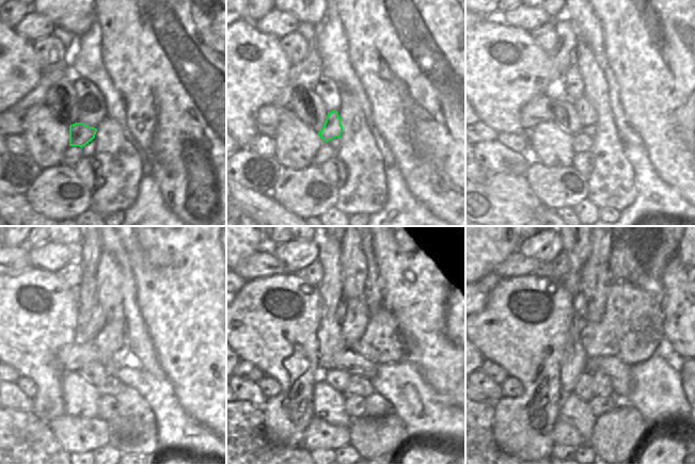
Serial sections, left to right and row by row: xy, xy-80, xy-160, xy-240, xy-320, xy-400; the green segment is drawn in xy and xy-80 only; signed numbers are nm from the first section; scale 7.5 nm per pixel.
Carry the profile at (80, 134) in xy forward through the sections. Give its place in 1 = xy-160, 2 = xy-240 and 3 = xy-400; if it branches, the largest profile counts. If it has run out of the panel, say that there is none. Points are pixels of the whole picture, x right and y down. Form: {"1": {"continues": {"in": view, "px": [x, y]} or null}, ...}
{"1": {"continues": {"in": "xy-160", "px": [584, 111]}}, "2": {"continues": {"in": "xy-240", "px": [111, 340]}}, "3": {"continues": {"in": "xy-400", "px": [595, 281]}}}

